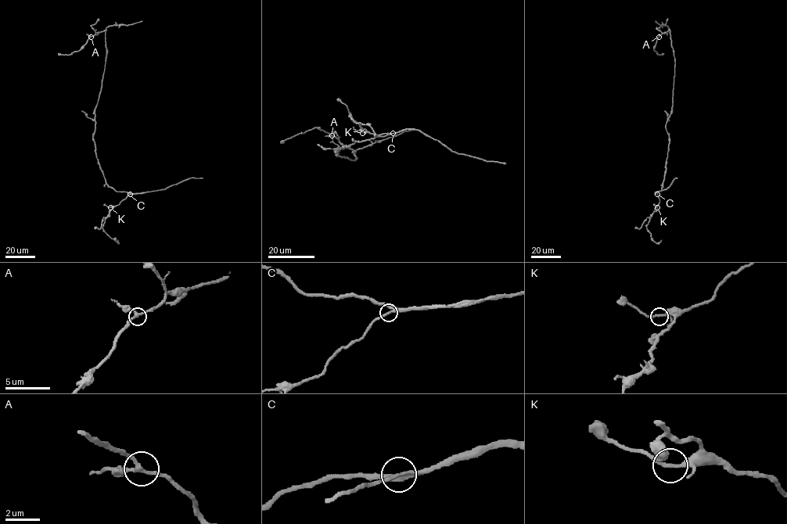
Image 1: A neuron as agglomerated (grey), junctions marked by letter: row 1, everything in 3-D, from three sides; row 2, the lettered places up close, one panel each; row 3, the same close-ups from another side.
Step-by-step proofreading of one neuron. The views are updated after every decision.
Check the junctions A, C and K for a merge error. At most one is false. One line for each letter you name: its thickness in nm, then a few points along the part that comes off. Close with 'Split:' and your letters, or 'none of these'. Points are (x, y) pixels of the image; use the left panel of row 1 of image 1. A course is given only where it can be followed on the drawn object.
Split: none of these

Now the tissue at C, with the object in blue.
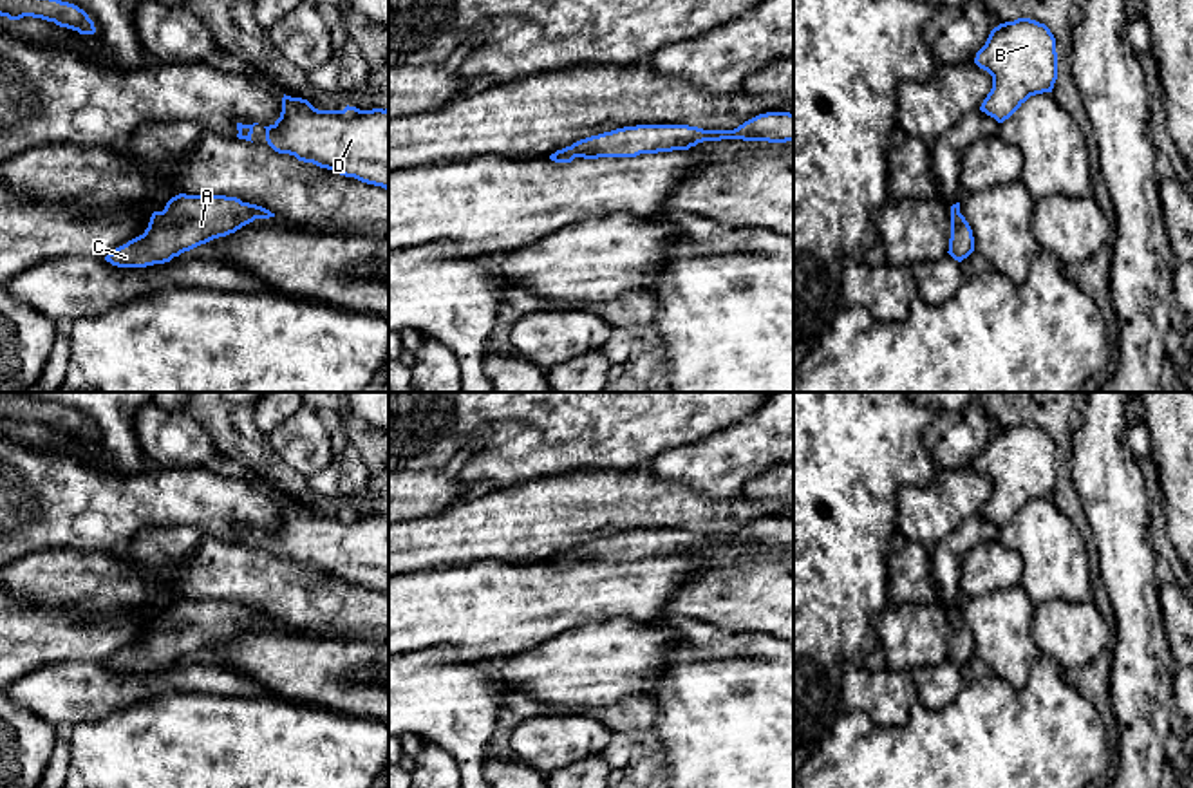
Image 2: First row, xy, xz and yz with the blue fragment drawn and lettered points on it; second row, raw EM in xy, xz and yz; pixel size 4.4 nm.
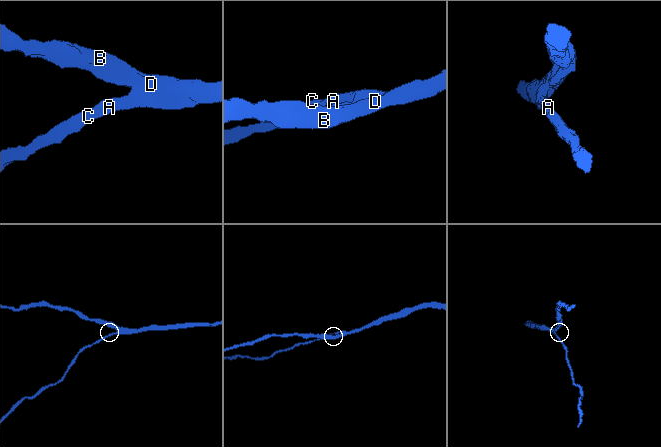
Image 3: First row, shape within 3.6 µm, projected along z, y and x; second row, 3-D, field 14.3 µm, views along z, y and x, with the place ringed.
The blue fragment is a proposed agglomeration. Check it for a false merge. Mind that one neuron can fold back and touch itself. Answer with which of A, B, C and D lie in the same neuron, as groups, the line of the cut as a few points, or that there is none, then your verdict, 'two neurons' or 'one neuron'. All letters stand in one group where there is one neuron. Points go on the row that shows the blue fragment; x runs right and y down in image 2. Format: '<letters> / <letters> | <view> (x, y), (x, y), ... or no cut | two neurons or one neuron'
A B C D | no cut | one neuron

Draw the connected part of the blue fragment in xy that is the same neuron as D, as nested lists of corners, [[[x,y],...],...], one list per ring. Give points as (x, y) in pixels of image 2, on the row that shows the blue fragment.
[[[284,94],[280,117],[264,128],[278,154],[389,190],[389,108],[318,110]]]

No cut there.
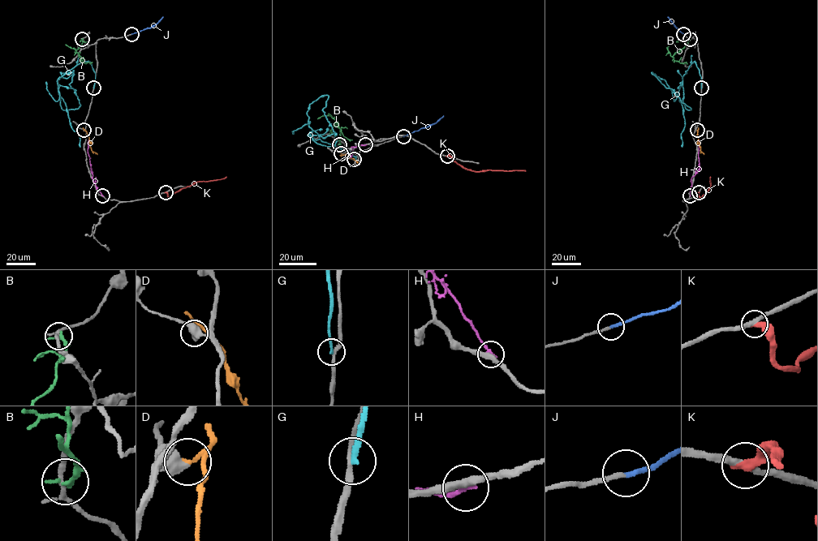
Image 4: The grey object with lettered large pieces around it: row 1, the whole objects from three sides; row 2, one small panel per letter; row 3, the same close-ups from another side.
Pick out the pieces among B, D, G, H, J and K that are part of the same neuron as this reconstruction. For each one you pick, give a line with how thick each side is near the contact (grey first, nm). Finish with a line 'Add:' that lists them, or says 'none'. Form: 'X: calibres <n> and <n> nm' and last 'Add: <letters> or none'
J: calibres 190 and 200 nm
Add: J

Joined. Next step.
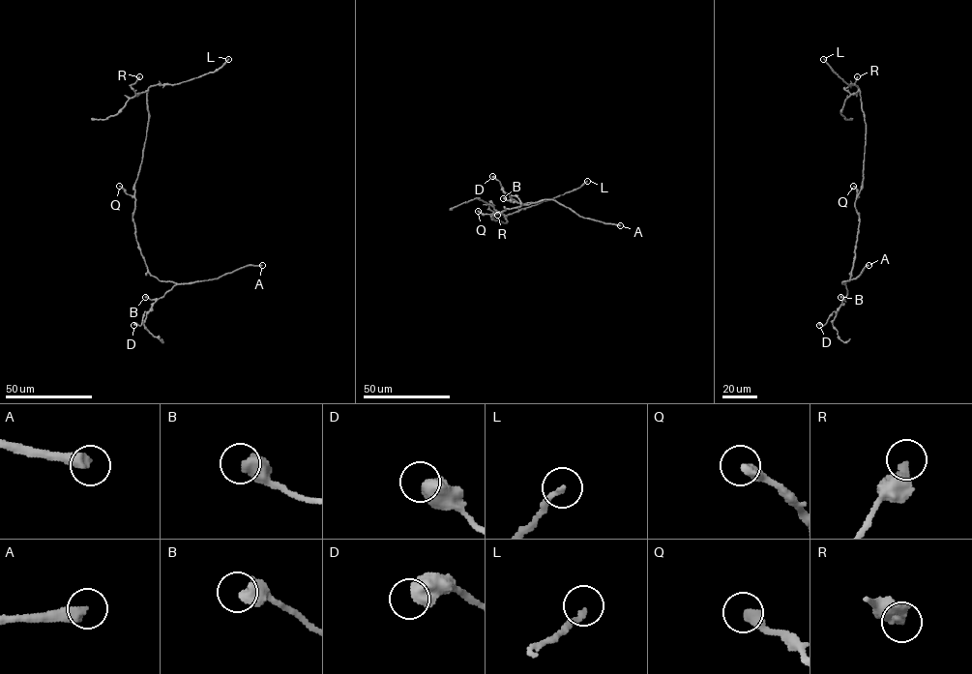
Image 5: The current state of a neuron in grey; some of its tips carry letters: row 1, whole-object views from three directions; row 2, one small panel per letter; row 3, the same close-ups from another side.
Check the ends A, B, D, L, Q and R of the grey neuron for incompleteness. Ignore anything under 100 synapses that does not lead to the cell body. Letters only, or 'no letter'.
A

